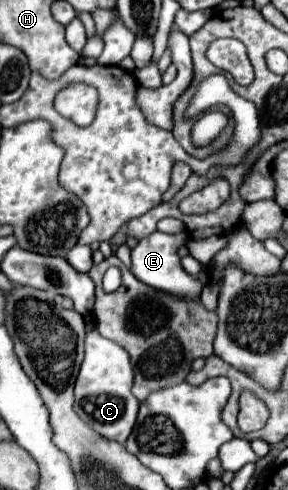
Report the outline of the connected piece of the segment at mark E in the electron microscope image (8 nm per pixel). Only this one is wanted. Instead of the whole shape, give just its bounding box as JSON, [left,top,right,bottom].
[131,231,203,301]

